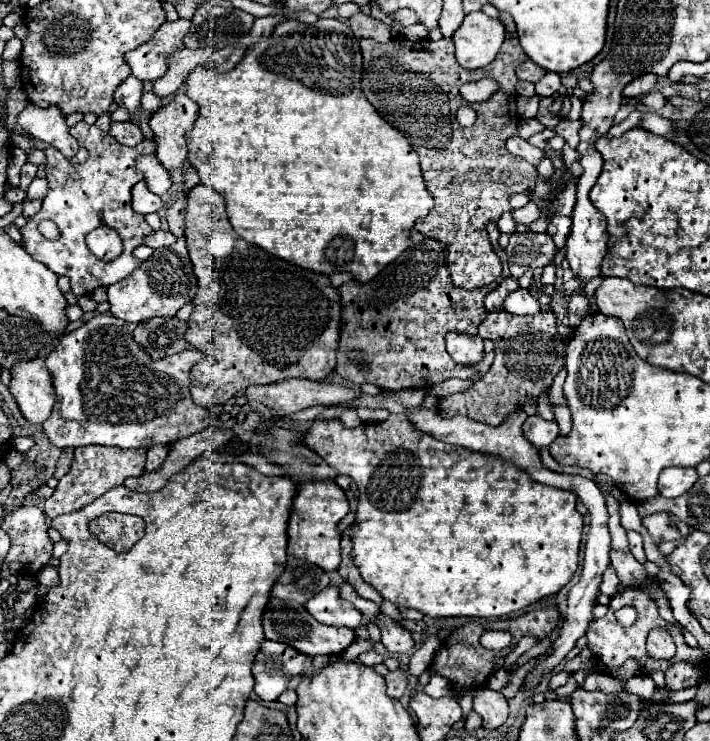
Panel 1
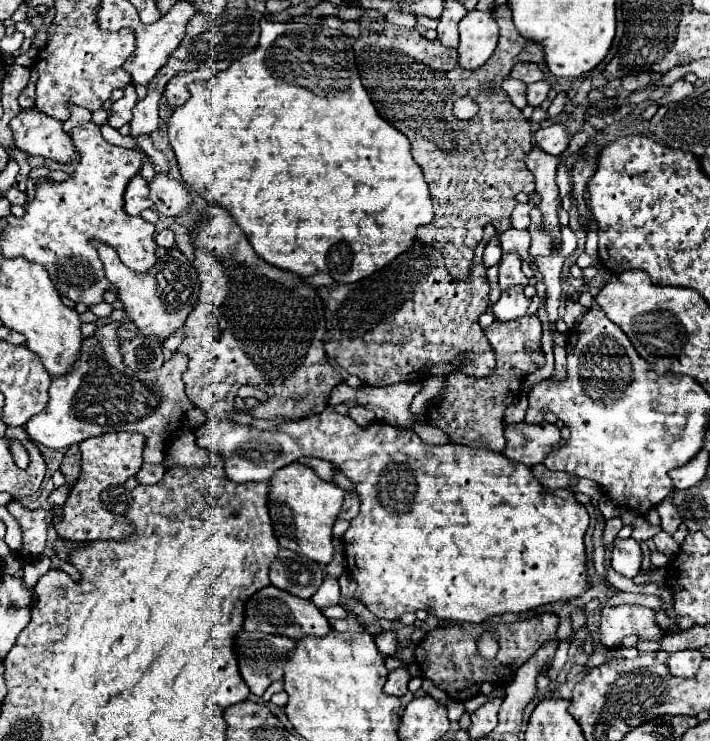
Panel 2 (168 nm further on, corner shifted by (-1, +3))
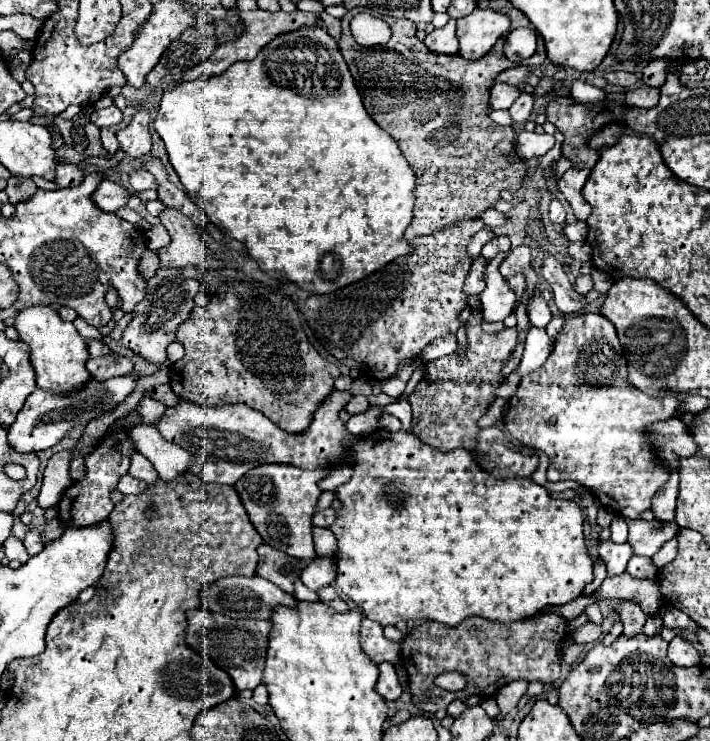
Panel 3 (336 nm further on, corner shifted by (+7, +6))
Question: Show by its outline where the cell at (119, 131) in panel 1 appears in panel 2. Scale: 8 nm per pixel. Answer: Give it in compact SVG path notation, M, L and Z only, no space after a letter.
M137 137L137 143L143 147L143 151L147 153L147 157L151 159L151 163L155 165L155 173L169 173L169 161L163 153L159 153L153 143L151 137Z

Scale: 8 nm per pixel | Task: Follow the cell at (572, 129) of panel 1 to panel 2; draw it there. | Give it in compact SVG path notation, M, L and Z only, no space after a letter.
M549 125L545 129L535 131L535 145L549 155L561 155L567 149L569 131L563 125Z

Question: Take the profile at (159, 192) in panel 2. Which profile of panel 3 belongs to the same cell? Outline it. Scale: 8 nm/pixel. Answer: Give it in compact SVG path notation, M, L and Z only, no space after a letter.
M165 206L163 212L159 214L159 220L171 234L171 244L157 252L161 258L161 266L173 266L173 268L197 266L203 272L207 268L219 266L209 256L207 246L199 238L197 226L189 216L185 216L181 210L173 206Z

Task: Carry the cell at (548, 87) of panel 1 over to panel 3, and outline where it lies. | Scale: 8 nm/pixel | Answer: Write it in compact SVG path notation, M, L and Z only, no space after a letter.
M523 92L523 94L513 102L513 106L509 108L509 114L511 114L511 118L513 118L517 124L523 124L523 122L529 120L531 108L533 108L533 96L527 94L527 92Z

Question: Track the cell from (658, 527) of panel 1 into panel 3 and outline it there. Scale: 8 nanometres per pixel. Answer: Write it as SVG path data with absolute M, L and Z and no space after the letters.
M677 470L671 472L671 478L667 480L665 486L657 490L653 496L653 514L657 520L673 520L675 518L675 500L677 500L677 488L679 488L679 474Z

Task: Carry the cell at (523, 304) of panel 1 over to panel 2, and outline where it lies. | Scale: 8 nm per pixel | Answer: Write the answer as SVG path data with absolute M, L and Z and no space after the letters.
M513 285L505 291L501 291L501 297L499 301L493 305L493 311L495 311L495 317L499 321L513 321L513 319L519 319L527 313L527 307L529 307L529 299L523 295L523 287L521 285Z

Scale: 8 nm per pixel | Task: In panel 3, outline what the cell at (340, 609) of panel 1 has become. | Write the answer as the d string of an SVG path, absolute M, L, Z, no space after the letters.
M315 558L315 560L303 570L301 582L303 582L309 590L319 592L321 588L329 586L329 584L335 580L335 576L337 576L335 570L337 570L337 566L335 566L335 562L333 562L331 558Z

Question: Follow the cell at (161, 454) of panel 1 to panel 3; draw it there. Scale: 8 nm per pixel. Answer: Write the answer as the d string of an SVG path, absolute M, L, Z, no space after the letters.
M125 474L125 476L119 480L119 486L117 486L117 490L119 490L121 494L141 494L145 488L147 488L145 482L133 478L131 474Z

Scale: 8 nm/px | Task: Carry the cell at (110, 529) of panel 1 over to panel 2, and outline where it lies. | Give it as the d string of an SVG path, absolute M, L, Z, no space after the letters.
M119 431L119 433L105 433L97 437L85 439L81 445L81 477L77 479L75 487L71 489L65 505L63 505L63 517L57 517L53 521L57 533L63 539L69 541L99 541L99 539L123 539L130 537L134 528L125 519L124 515L115 514L105 509L101 503L101 493L109 487L123 485L129 477L137 475L141 469L141 455L145 449L145 437L141 433L131 433L131 431Z

